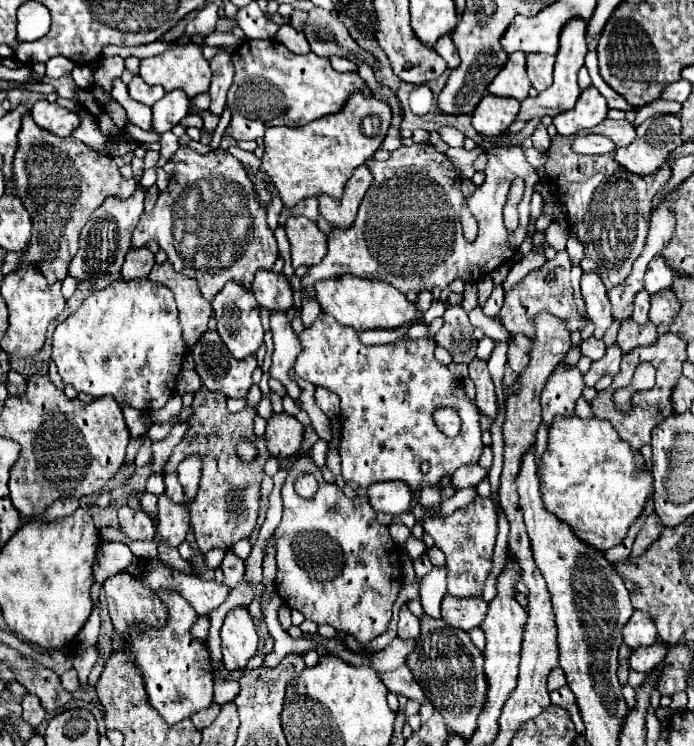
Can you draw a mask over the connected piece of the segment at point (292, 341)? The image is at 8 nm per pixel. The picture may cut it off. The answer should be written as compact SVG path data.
M270 314L270 326L272 326L272 336L274 336L274 354L272 354L272 366L270 366L270 376L280 380L288 394L293 400L298 400L301 389L290 376L288 370L292 368L290 364L296 362L302 346L294 330L290 328L286 314Z

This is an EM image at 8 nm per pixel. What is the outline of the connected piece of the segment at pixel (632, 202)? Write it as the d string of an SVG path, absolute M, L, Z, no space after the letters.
M560 134L554 138L554 142L548 150L548 162L546 162L548 180L550 180L552 188L556 190L560 204L566 208L566 216L568 216L568 224L570 224L572 232L584 244L584 258L580 262L582 270L596 272L602 278L606 290L610 290L626 280L626 276L632 270L632 264L642 254L642 248L644 248L646 236L648 236L648 226L650 226L650 212L652 212L650 202L652 202L654 194L670 180L672 168L666 164L656 174L638 178L636 174L620 170L620 166L614 162L614 152L600 154L600 156L582 156L572 150L572 140L574 140L574 136L562 138Z

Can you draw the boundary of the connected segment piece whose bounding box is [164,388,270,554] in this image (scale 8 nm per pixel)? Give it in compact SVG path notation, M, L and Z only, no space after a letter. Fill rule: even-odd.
M206 388L194 394L192 408L194 408L194 416L188 420L190 424L188 434L174 448L172 456L164 466L166 496L176 504L184 504L184 494L176 476L176 466L186 456L200 454L204 460L202 482L200 482L198 496L188 504L190 528L194 530L194 538L200 554L206 554L212 548L230 552L238 540L250 538L256 528L258 508L260 508L260 484L262 478L266 476L264 464L270 458L270 452L266 448L266 442L256 442L256 436L252 432L252 420L256 416L254 408L244 408L232 414L226 408L226 396L218 392L210 392ZM242 440L252 440L258 446L260 456L252 464L246 464L236 456L236 444Z

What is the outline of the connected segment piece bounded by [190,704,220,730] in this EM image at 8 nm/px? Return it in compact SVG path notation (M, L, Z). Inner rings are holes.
M212 704L210 710L204 710L202 714L194 714L194 718L190 718L190 720L192 720L192 724L194 724L198 730L204 730L206 726L210 726L210 724L216 720L218 712L220 712L220 706L218 706L218 704Z

